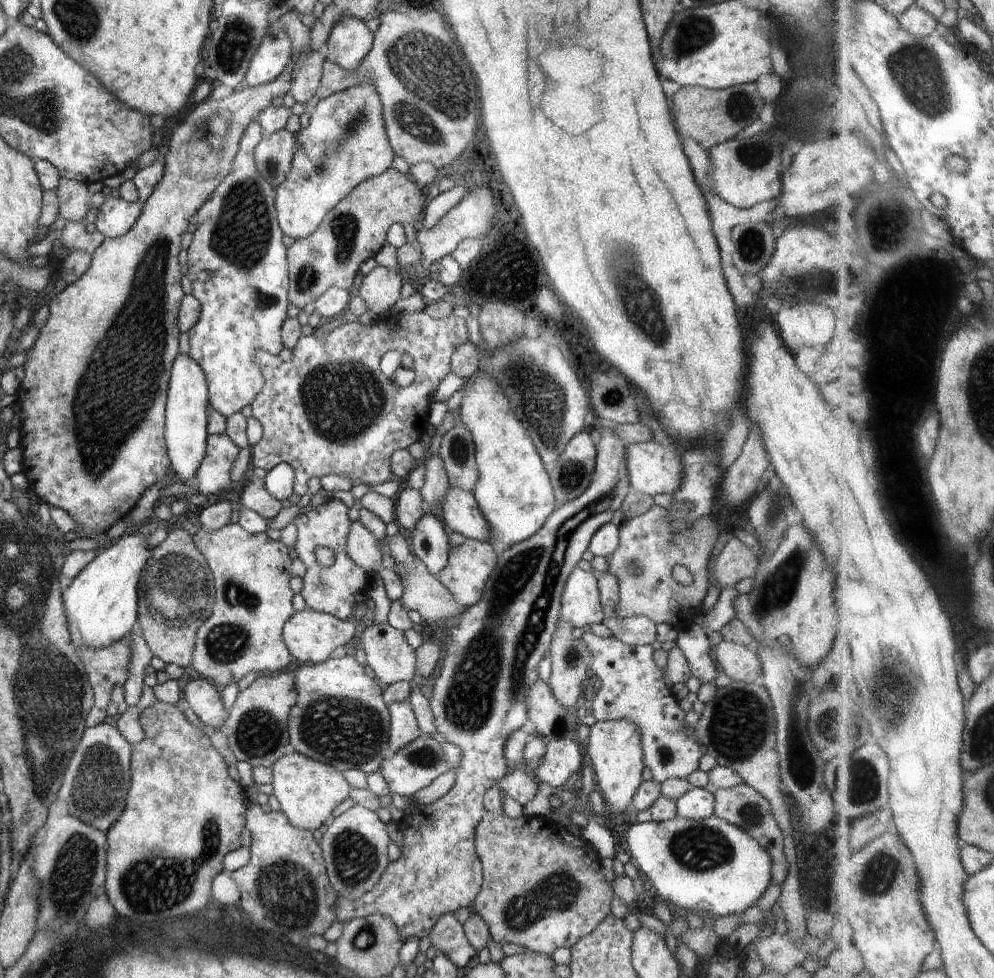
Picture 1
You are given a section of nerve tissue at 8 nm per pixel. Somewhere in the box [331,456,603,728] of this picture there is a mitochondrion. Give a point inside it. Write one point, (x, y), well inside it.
(571, 476)

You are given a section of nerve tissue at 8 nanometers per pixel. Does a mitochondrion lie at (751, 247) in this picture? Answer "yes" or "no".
yes

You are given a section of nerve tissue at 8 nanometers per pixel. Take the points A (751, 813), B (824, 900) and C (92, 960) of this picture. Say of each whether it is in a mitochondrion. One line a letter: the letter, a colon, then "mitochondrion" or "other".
A: mitochondrion
B: other
C: other

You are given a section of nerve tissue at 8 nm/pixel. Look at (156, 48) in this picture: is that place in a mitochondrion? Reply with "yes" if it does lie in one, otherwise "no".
no

